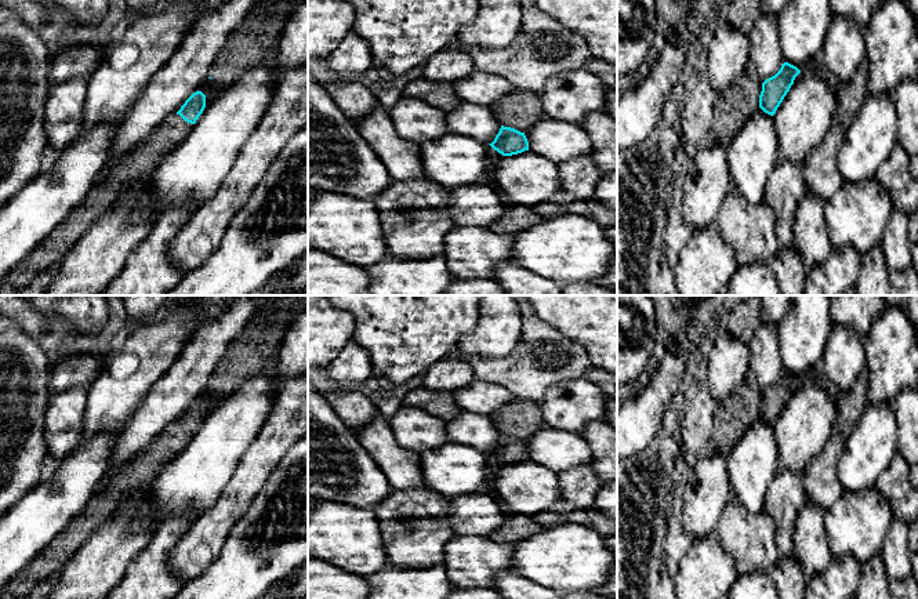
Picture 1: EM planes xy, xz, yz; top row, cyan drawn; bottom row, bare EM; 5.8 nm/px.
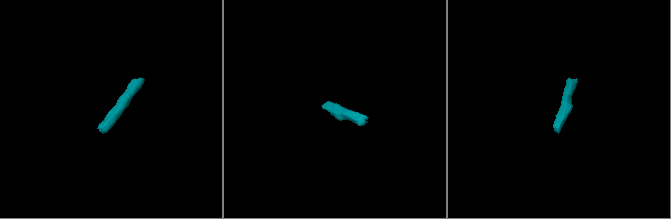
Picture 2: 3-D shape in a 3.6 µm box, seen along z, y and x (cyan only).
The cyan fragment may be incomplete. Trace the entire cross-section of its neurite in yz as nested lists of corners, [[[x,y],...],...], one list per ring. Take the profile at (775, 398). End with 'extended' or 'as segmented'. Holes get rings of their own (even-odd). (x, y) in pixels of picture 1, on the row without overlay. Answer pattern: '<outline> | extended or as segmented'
[[[784,371],[774,385],[762,392],[759,417],[773,425],[799,382],[797,375]]] | as segmented

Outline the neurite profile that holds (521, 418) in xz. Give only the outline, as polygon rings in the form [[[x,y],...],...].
[[[514,396],[502,409],[490,415],[504,436],[525,442],[538,431],[548,428],[543,420],[540,403]]]

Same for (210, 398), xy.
[[[261,295],[258,308],[262,315],[229,344],[211,375],[211,385],[197,397],[206,404],[206,415],[246,381],[271,369],[284,330],[295,320],[294,315],[275,308],[279,297]]]

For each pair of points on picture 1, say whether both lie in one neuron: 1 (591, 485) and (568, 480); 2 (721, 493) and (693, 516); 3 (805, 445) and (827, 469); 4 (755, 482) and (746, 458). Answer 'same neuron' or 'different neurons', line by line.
1: same neuron
2: same neuron
3: different neurons
4: same neuron

